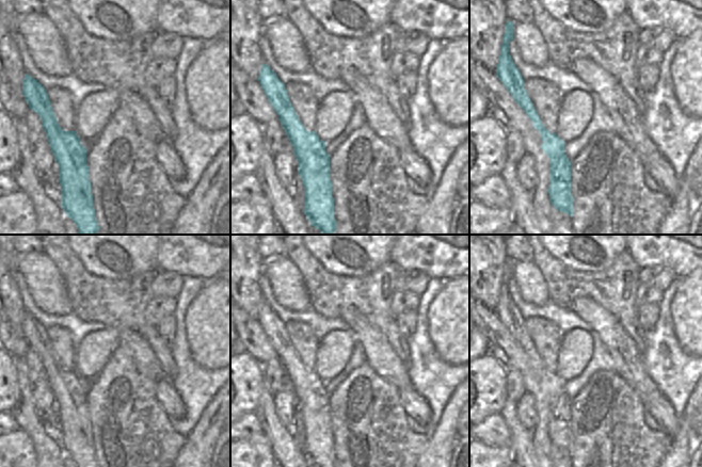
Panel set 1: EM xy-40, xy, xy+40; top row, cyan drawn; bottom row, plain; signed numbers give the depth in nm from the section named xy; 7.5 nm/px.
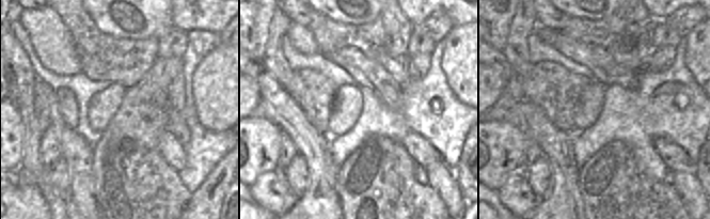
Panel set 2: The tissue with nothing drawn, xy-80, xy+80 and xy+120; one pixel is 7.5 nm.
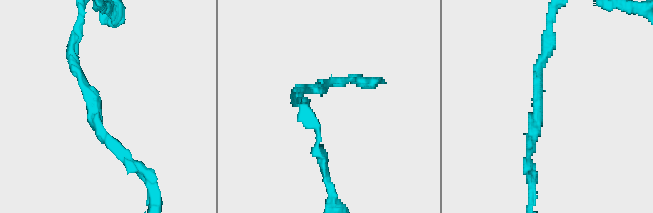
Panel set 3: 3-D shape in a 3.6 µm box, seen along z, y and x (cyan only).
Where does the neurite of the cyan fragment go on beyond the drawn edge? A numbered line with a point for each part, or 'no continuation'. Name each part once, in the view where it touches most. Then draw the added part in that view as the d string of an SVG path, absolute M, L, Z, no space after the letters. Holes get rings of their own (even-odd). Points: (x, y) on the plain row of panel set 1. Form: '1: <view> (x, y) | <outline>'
no continuation

